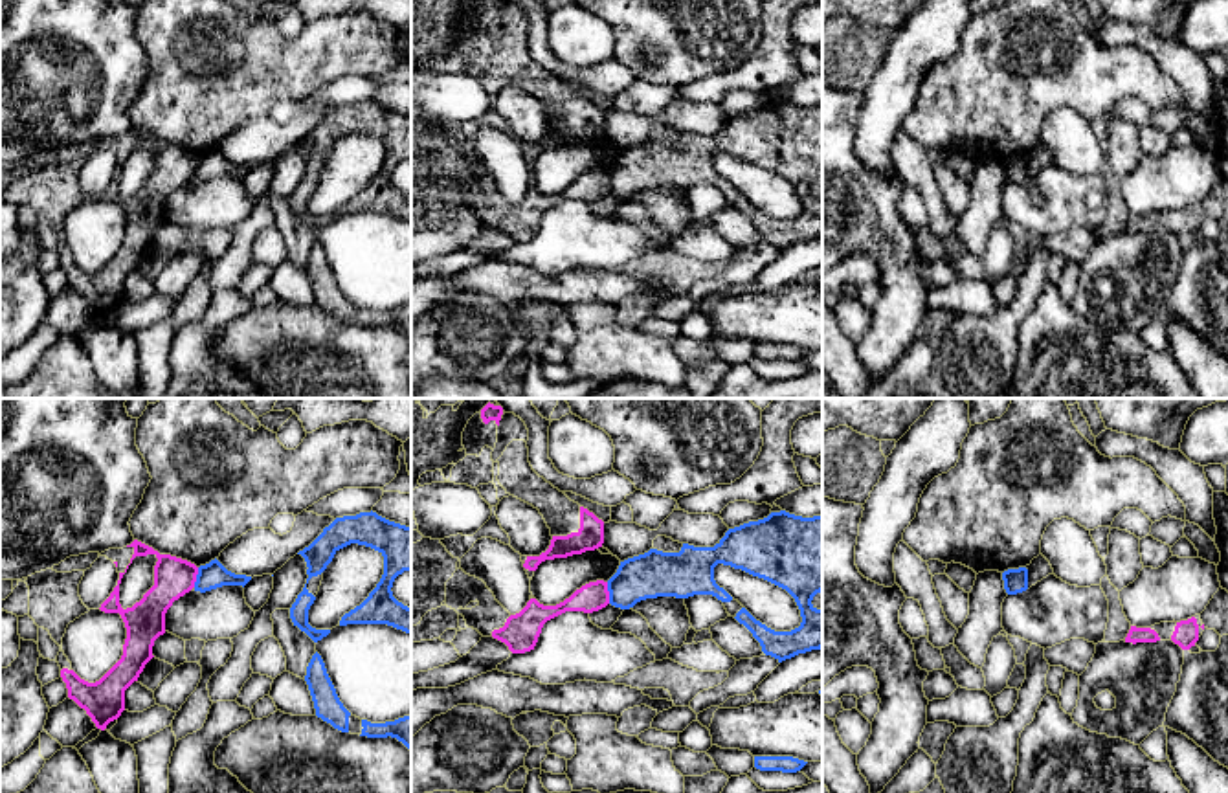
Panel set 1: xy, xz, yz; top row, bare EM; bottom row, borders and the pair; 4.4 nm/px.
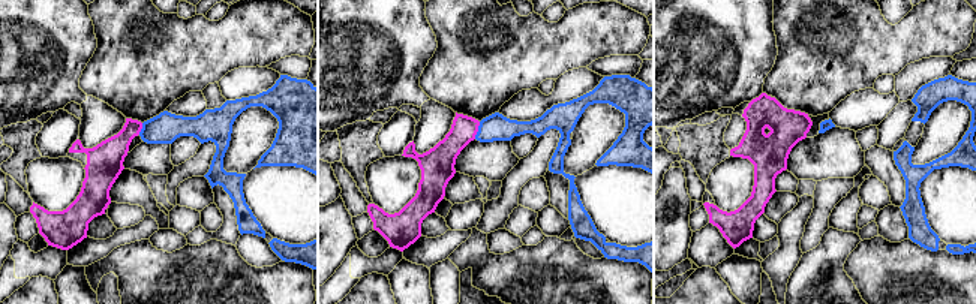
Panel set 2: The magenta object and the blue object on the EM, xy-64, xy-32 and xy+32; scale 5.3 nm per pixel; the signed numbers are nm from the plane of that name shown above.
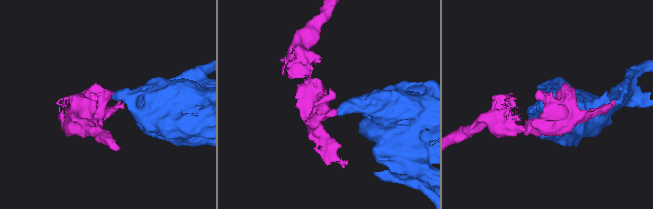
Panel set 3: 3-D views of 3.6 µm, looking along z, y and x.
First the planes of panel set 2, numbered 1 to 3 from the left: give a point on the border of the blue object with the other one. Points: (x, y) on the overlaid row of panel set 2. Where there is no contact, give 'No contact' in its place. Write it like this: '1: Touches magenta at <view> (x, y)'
1: Touches magenta at xy-64 (141, 128)
2: Touches magenta at xy-32 (477, 131)
3: No contact

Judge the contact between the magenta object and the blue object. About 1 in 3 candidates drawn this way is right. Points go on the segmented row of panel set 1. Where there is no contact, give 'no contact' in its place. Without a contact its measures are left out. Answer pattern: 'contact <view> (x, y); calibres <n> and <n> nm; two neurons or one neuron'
contact xz (608, 593); calibres 130 and 200 nm; two neurons

